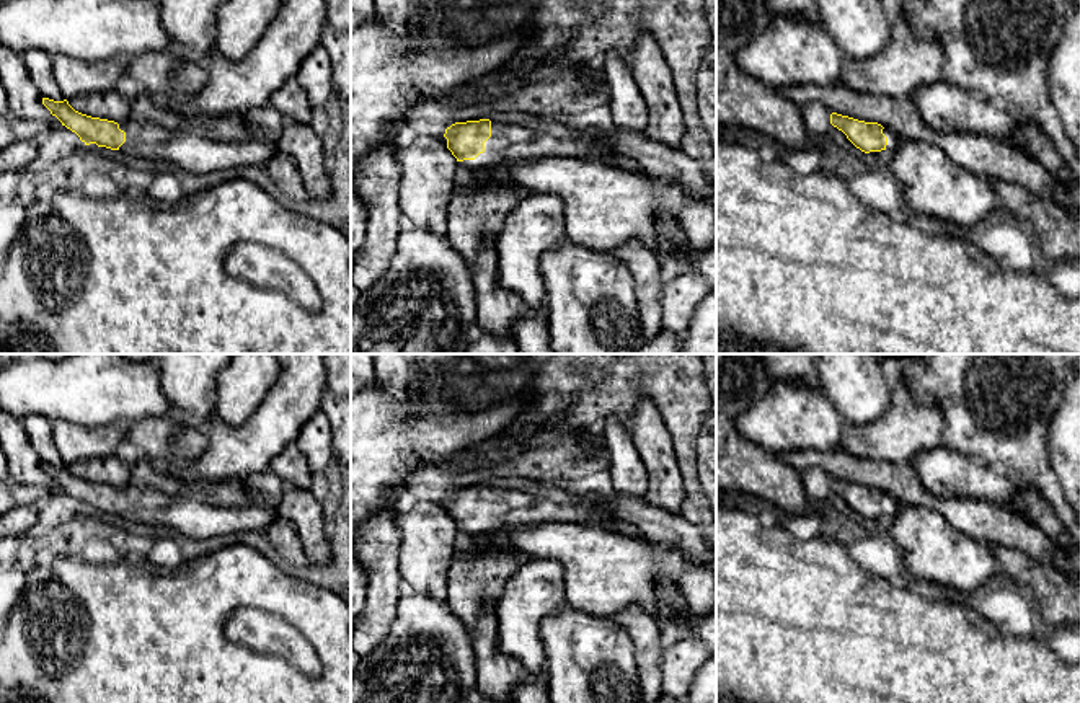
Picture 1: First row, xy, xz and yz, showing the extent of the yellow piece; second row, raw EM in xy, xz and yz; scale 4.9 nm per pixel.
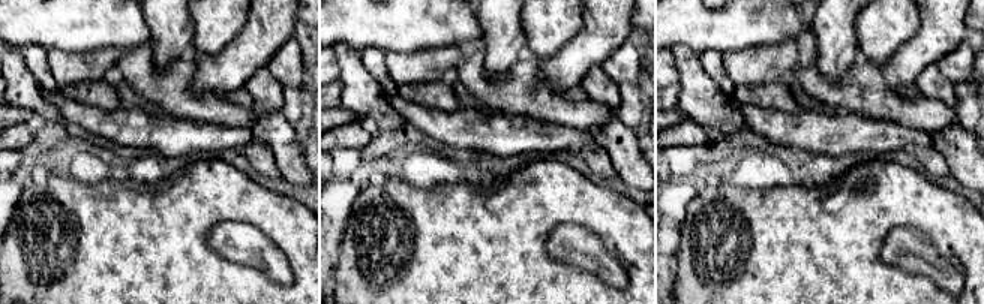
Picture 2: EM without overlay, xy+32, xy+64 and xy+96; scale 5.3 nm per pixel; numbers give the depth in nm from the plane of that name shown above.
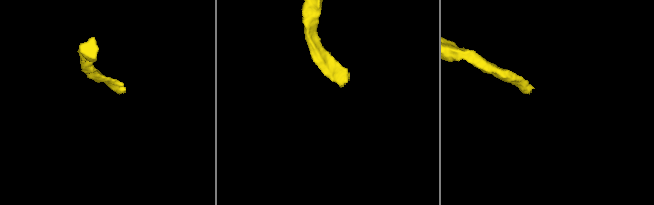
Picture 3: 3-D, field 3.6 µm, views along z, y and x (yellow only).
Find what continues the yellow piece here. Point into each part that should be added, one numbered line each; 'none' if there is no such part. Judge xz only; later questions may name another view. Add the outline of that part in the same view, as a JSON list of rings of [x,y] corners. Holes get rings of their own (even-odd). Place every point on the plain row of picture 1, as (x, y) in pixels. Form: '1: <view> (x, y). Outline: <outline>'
1: xz (513, 501). Outline: [[[493,478],[488,484],[491,502],[485,507],[485,517],[475,525],[458,527],[462,537],[480,537],[509,525],[542,522],[595,524],[610,532],[643,537],[638,527],[623,522],[594,502],[589,494],[573,494],[556,483]]]

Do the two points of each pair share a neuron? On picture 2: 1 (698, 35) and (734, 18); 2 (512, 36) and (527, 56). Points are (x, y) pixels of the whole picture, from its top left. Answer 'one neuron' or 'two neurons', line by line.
1: one neuron
2: two neurons

